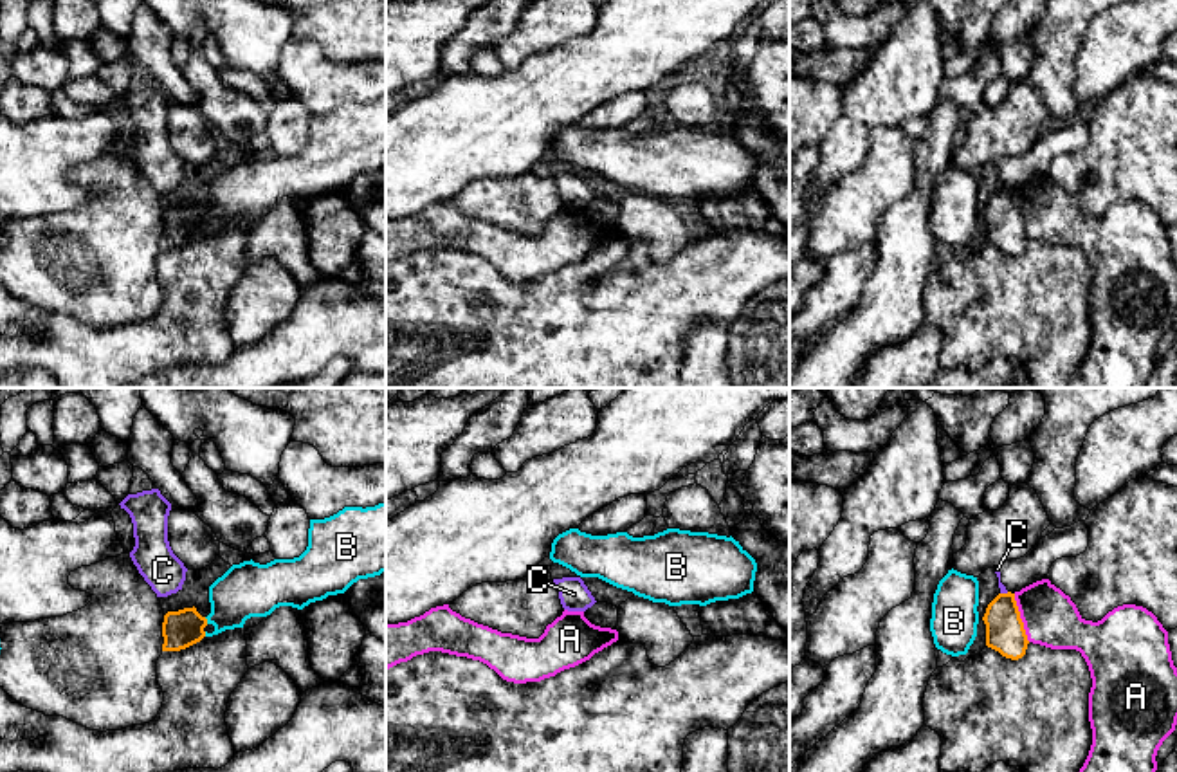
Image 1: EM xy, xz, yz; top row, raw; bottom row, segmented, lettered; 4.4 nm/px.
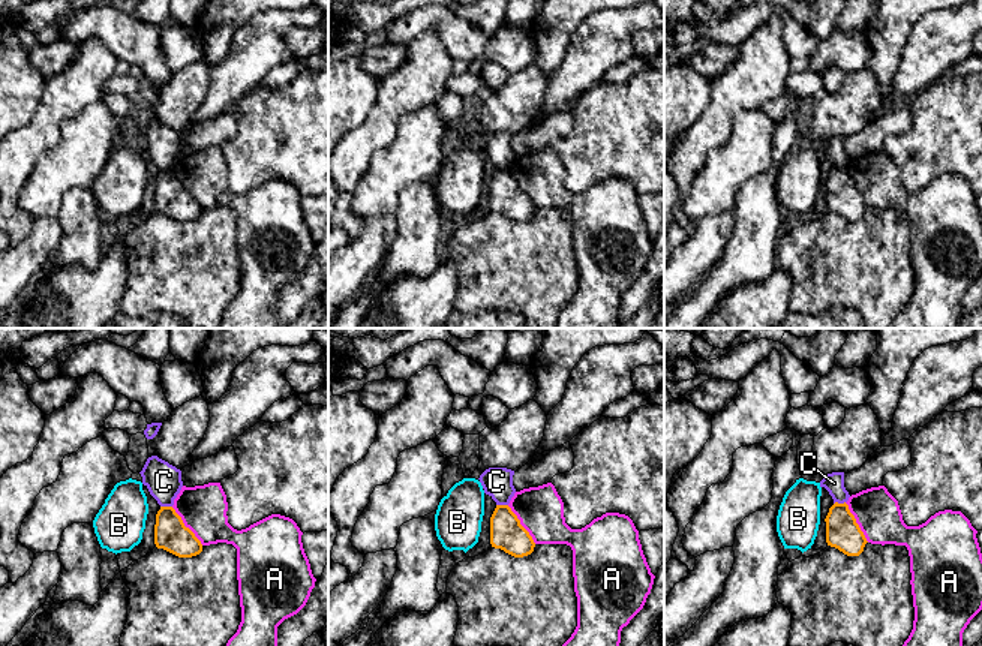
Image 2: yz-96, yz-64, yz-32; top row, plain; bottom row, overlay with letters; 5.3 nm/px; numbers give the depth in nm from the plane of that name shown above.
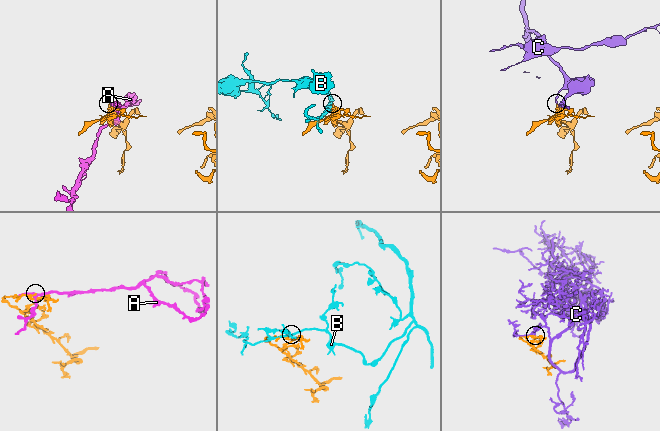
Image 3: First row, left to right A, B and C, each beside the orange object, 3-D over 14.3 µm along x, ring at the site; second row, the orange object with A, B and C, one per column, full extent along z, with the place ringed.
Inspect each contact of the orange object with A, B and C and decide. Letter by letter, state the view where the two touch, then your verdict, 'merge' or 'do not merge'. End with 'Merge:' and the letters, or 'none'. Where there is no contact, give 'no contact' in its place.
A: contact in yz; do not merge
B: contact in xy; do not merge
C: contact in yz; do not merge
Merge: none

